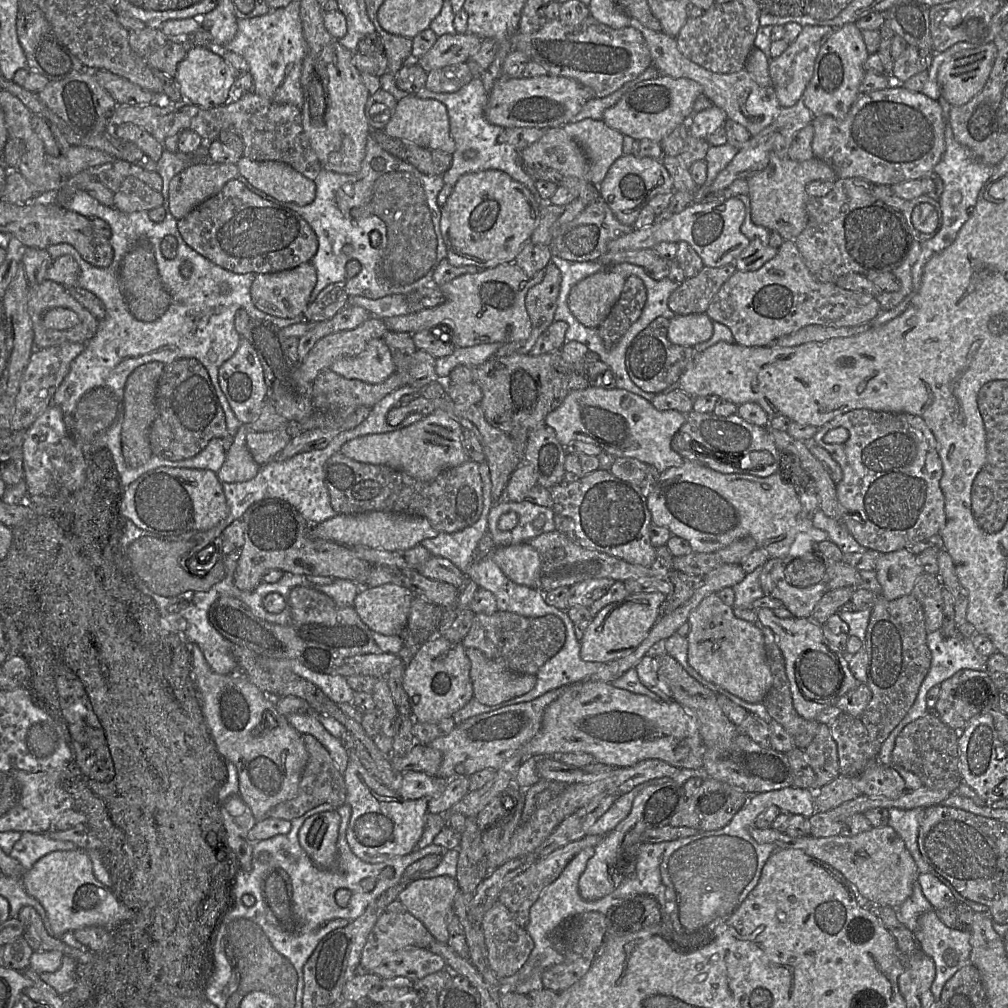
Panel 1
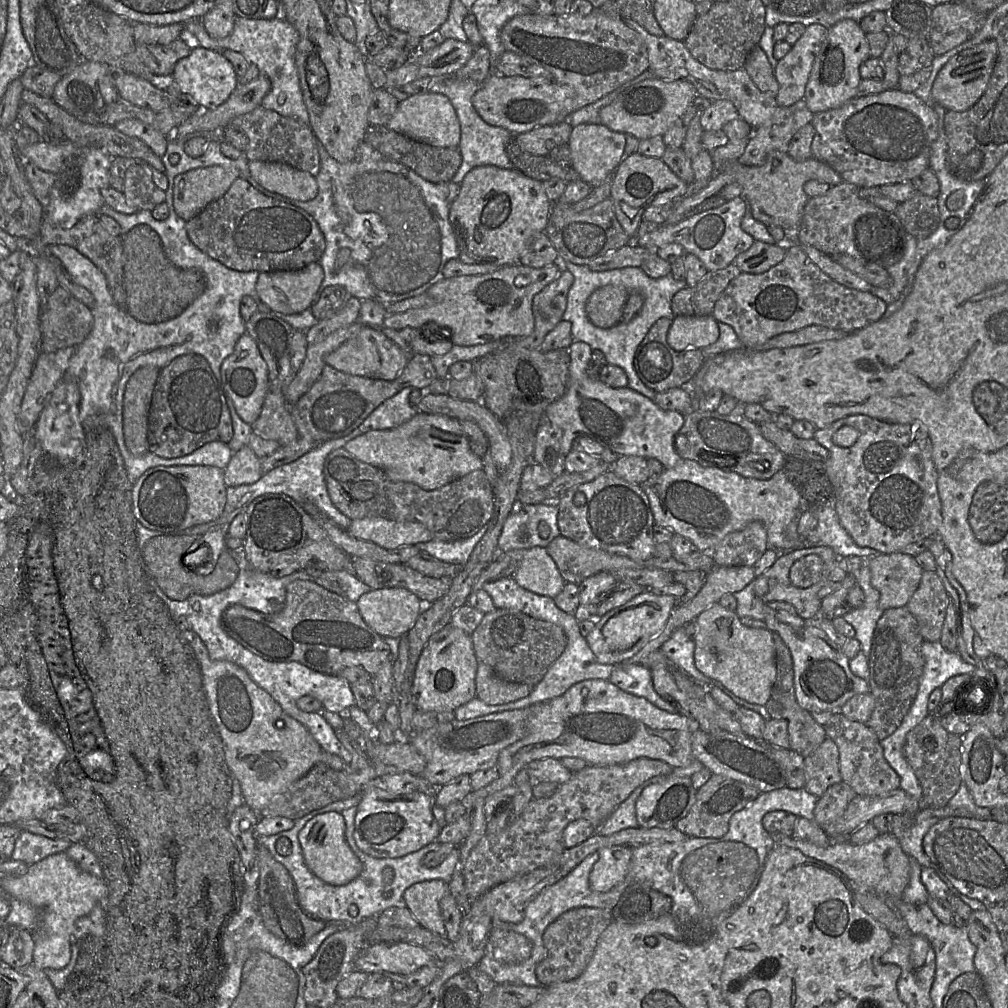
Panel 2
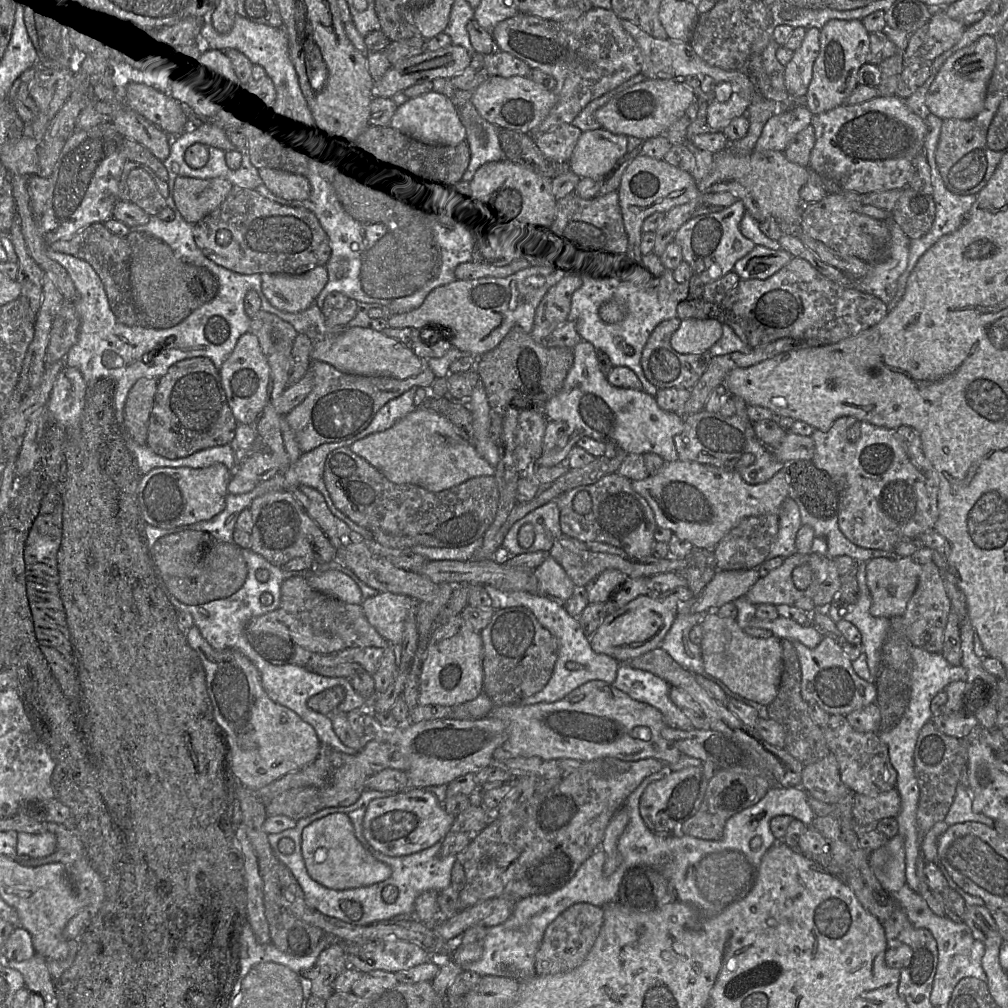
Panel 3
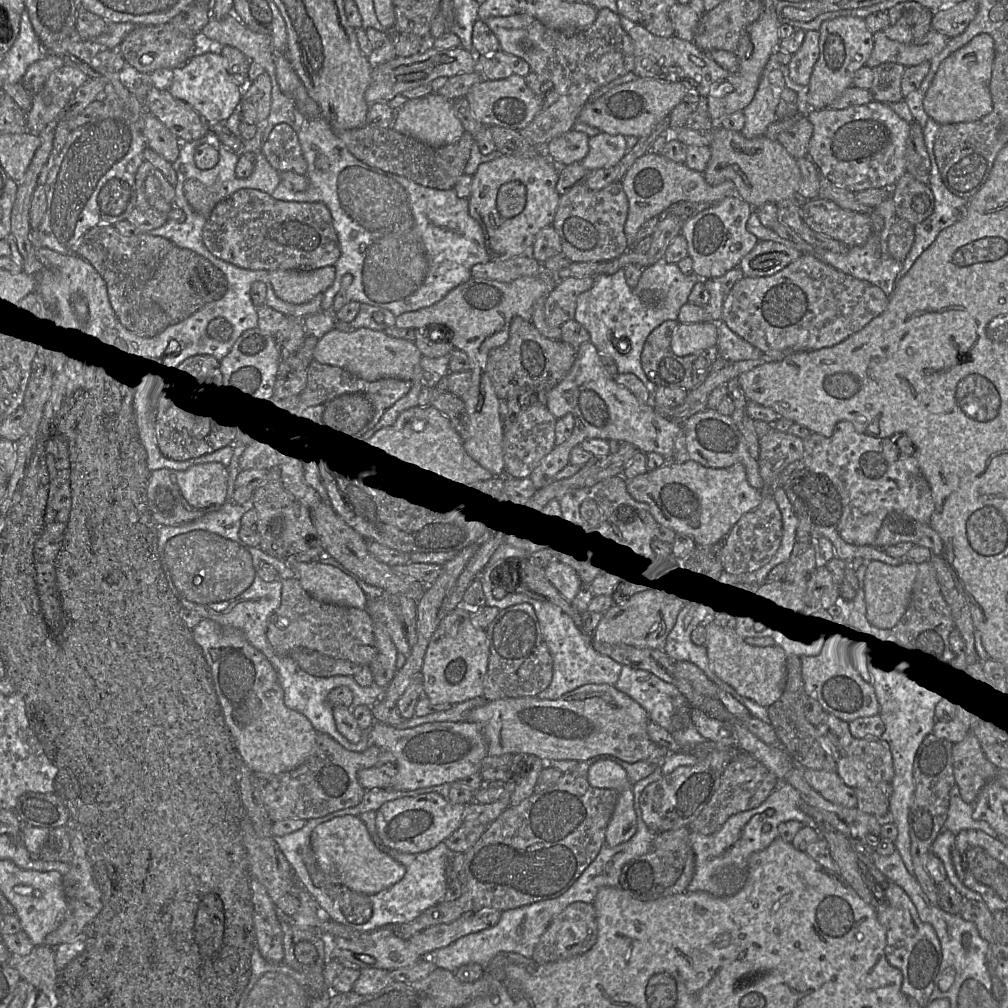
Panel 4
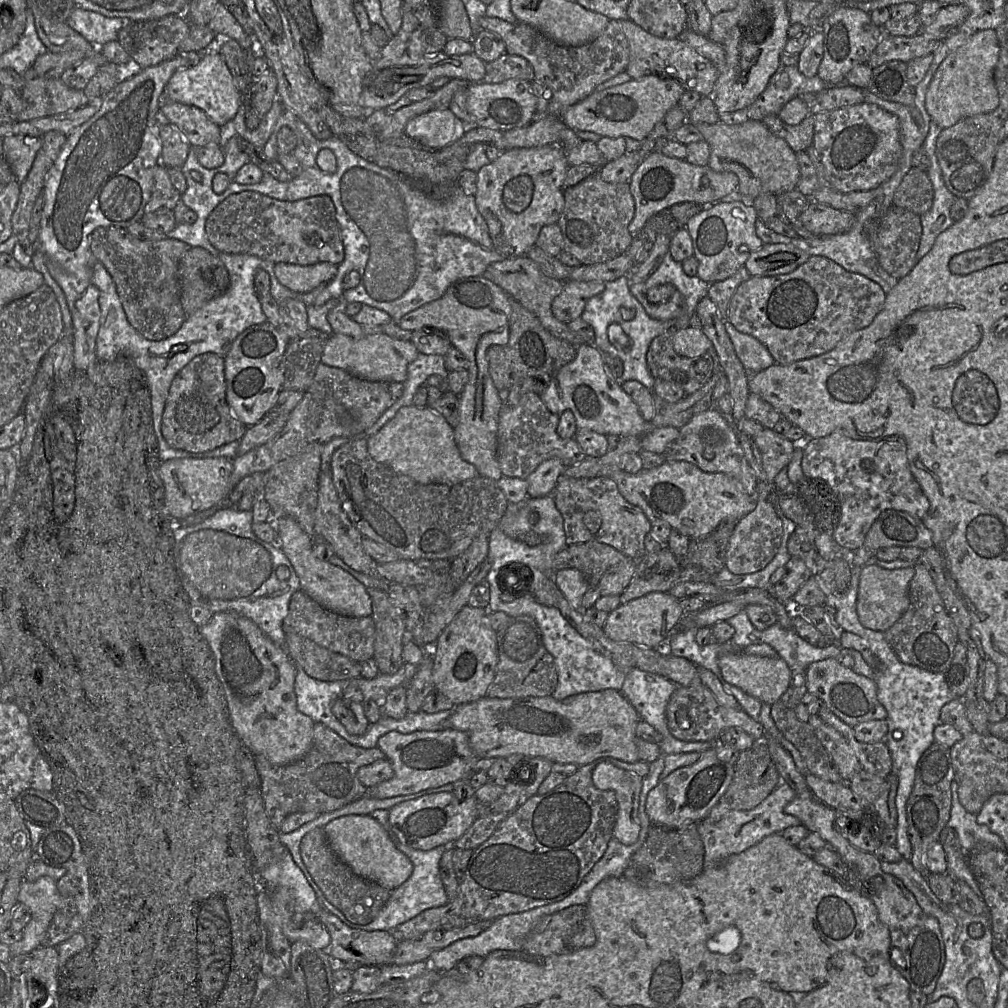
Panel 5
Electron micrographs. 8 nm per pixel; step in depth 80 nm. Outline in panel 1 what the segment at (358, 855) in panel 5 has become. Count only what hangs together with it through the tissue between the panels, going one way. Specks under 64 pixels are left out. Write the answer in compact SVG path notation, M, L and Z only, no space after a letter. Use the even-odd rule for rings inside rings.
M337 810L317 813L305 820L298 839L312 862L322 868L335 866L341 818Z

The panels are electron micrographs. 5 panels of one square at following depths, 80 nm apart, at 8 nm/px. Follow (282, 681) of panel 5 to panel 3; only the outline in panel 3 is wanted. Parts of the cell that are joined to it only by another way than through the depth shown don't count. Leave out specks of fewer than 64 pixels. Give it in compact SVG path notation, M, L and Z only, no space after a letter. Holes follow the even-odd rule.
M195 625L186 635L189 645L201 659L214 717L226 738L227 761L239 785L258 792L318 756L321 742L315 729L268 696L258 669L247 657L235 649L213 648Z

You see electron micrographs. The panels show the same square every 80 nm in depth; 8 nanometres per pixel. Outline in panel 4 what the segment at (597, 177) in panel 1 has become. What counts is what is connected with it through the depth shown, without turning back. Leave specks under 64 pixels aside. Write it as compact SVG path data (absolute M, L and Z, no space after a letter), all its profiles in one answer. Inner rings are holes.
M601 132L589 138L589 152L580 163L589 172L610 168L616 166L627 152L624 136Z

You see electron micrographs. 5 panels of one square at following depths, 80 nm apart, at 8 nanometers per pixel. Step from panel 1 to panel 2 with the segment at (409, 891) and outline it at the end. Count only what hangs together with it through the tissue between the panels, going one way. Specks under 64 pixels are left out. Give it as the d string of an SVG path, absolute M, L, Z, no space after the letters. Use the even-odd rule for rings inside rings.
M443 880L423 881L406 889L403 901L419 926L440 936L446 936L440 900L447 893L449 893L449 884Z

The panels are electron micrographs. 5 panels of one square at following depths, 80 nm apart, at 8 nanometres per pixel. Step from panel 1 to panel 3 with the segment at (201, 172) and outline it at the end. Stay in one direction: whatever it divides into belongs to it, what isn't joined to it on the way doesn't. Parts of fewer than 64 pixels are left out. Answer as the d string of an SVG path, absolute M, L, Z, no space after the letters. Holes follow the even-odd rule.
M178 177L174 201L181 216L196 224L213 212L229 195L233 184L224 178Z

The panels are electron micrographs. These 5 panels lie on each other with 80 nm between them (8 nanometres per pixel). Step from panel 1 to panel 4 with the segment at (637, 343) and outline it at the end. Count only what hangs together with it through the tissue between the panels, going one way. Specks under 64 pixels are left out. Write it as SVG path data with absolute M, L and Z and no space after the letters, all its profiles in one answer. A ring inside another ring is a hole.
M677 320L665 321L649 334L641 353L641 366L647 378L656 386L682 388L690 391L706 379L711 369L711 359L705 358L707 368L698 371L694 368L694 362L699 357L702 357L702 354L695 353L680 357L673 353L671 349L671 340L678 324Z

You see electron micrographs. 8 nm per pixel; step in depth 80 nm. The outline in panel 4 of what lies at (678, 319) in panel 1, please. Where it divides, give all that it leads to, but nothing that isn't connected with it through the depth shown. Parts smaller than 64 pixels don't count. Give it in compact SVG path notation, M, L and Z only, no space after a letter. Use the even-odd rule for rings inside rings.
M714 322L678 324L672 335L671 349L683 357L712 349L718 340L718 327Z

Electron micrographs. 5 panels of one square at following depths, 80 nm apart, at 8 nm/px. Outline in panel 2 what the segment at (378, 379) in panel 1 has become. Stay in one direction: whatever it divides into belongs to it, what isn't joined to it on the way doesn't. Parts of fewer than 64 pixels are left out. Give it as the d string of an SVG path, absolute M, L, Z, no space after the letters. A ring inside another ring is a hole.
M364 326L356 336L346 340L329 353L324 361L327 365L346 374L392 381L400 375L409 359L410 356L387 338L381 329Z

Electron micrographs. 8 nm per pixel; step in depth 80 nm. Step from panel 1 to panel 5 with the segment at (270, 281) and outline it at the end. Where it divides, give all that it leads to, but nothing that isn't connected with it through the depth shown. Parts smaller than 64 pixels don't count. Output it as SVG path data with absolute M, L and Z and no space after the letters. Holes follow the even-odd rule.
M329 262L305 266L277 263L273 271L283 286L293 292L306 293L321 283L333 280L337 273L337 266Z

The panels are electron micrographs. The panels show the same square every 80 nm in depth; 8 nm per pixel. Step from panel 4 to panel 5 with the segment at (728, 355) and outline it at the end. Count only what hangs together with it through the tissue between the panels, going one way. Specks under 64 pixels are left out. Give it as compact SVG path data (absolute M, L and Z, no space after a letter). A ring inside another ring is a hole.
M724 319L724 327L738 359L749 375L760 372L776 363L766 346L755 337L739 332L726 319Z

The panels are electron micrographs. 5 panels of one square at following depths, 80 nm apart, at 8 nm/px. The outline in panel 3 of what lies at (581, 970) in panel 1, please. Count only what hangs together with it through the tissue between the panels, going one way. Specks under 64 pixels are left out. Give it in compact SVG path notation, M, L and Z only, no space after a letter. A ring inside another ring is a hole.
M588 903L574 904L561 913L544 932L541 945L535 955L535 975L562 974L580 966L595 944L603 920L603 909Z

